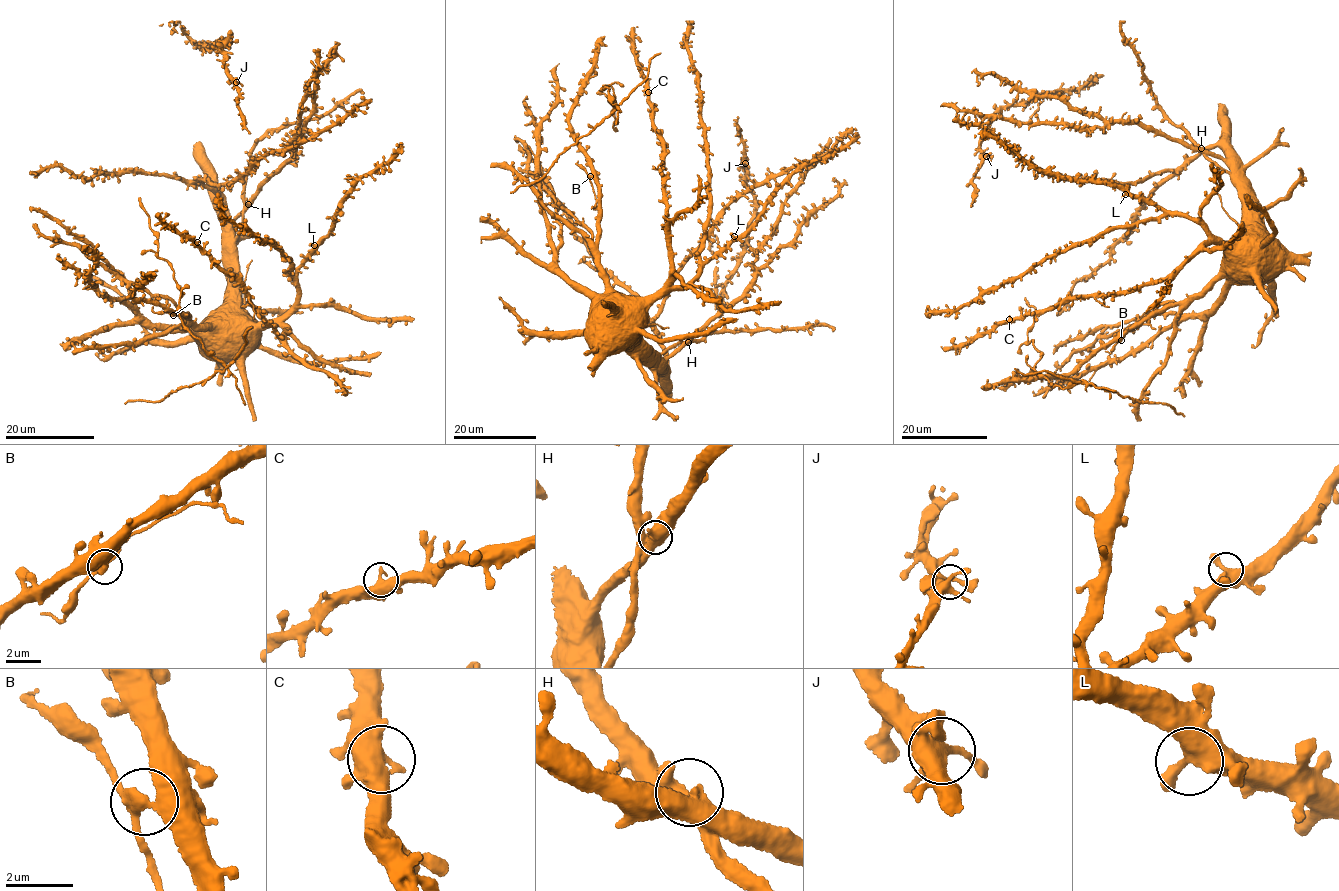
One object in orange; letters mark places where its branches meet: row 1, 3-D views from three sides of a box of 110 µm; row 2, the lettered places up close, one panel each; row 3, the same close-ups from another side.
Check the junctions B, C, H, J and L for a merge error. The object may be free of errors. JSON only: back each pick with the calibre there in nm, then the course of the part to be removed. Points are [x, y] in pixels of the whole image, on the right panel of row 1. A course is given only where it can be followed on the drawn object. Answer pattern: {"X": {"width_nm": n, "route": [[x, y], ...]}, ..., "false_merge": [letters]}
{"B": {"width_nm": 360, "route": [[1121, 339], [1142, 324], [1155, 329]]}, "false_merge": ["B"]}

